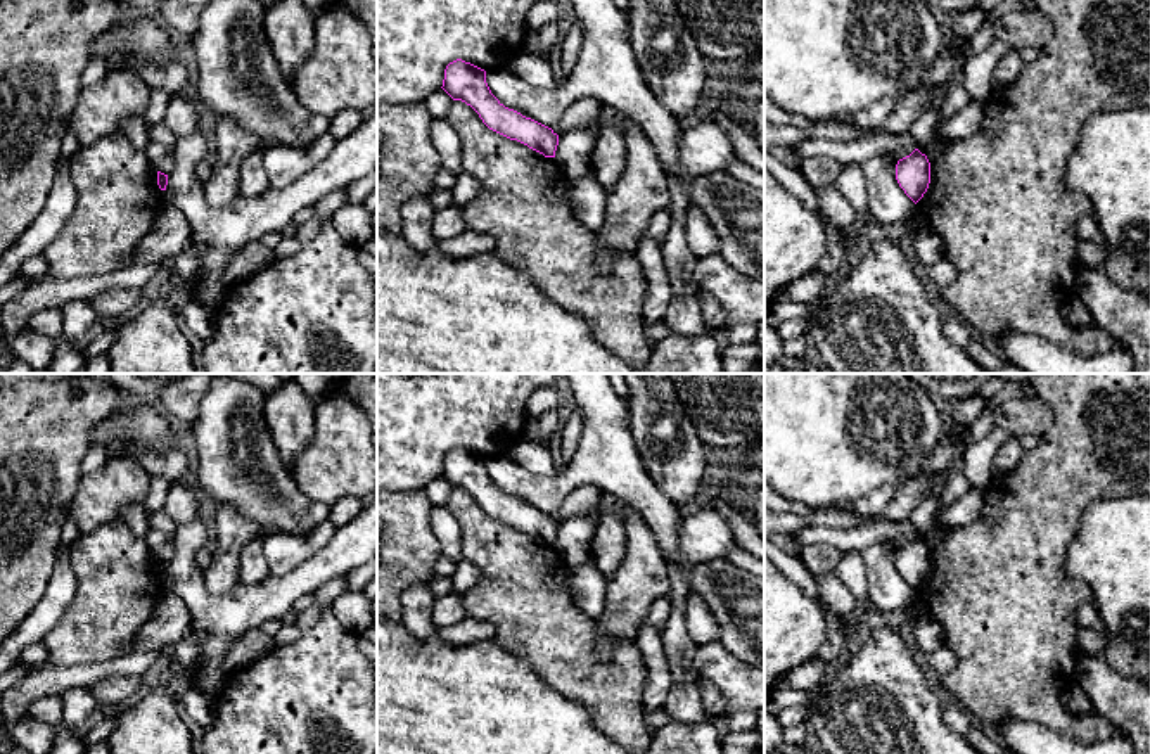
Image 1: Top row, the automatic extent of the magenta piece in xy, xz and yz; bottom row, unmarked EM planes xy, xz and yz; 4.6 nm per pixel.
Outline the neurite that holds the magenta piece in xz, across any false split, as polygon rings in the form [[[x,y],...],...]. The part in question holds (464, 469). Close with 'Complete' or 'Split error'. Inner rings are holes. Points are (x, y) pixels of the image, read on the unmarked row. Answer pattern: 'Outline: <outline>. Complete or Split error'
Outline: [[[457,446],[446,453],[441,476],[453,488],[470,493],[489,517],[517,527],[545,545],[555,545],[559,522],[552,515],[505,495],[491,481],[484,457]]]. Complete

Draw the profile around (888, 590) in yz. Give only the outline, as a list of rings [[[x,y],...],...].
[[[887,541],[863,550],[866,588],[870,602],[882,612],[906,609],[915,590],[904,581],[896,567],[898,548]]]

